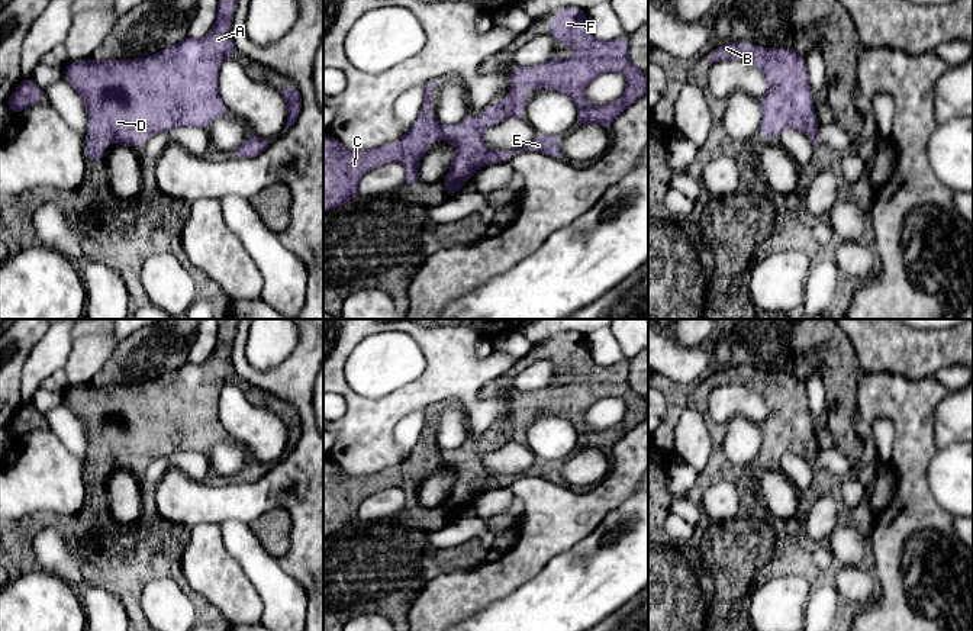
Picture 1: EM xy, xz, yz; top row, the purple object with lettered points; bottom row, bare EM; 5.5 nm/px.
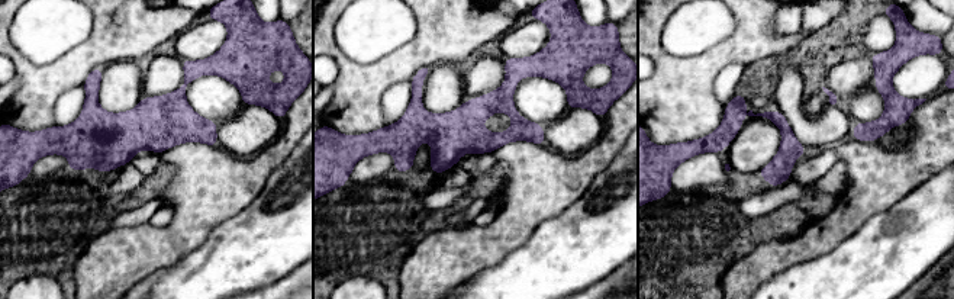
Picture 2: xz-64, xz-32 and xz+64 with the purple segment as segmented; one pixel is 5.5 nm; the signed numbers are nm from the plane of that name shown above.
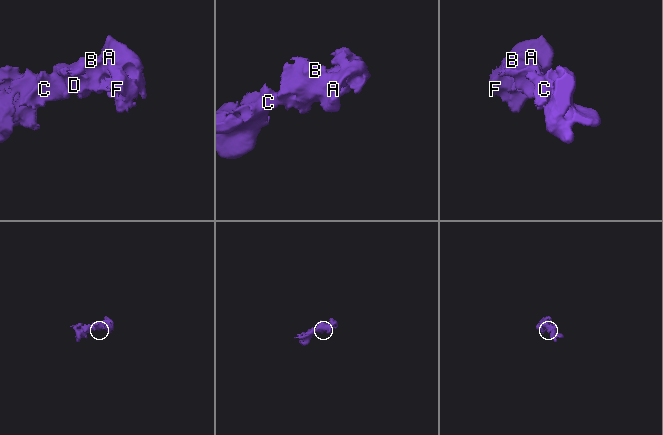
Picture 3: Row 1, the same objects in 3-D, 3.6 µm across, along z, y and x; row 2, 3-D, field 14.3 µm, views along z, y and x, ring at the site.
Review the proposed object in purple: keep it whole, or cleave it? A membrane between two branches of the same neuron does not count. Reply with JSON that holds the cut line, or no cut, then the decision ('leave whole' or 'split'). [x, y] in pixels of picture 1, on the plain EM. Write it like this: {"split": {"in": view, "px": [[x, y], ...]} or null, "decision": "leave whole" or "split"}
{"split": null, "decision": "leave whole"}

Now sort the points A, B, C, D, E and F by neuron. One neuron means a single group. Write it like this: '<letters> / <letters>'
A B C D E F

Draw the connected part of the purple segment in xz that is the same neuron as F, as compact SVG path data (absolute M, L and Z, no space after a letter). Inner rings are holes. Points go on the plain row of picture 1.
M566 332L564 335L560 335L558 341L554 345L548 347L547 351L550 354L550 360L554 361L558 367L568 368L574 373L573 382L568 384L558 384L554 382L548 387L541 389L538 392L531 392L531 393L516 392L516 393L510 395L509 396L509 400L512 403L510 418L502 426L499 426L494 431L490 431L483 440L480 440L477 442L470 441L468 444L464 444L461 448L457 448L457 450L434 448L432 447L432 424L434 424L434 413L438 411L438 408L434 408L434 409L426 411L423 432L416 444L416 448L412 451L410 455L405 457L405 460L394 467L384 469L384 470L374 473L374 474L370 474L370 476L348 476L342 471L342 469L338 464L335 464L329 460L323 461L323 538L329 537L331 534L334 534L342 528L347 528L349 525L355 525L360 505L371 493L376 493L378 490L384 490L387 487L403 489L406 493L406 509L409 512L415 512L419 506L418 489L422 484L423 479L428 476L431 466L434 463L436 463L438 466L451 467L457 471L457 479L452 483L451 493L444 503L444 511L445 511L448 522L452 522L458 516L458 514L465 506L471 505L473 499L476 496L479 496L480 493L483 493L486 489L509 487L519 477L537 476L541 479L561 483L561 477L558 474L561 463L558 463L558 461L545 461L542 458L537 458L534 466L525 474L522 474L522 476L499 476L499 477L489 474L483 466L481 455L484 453L496 453L496 451L499 451L499 447L502 444L510 444L510 442L525 444L525 432L528 428L526 419L532 412L535 412L535 413L545 412L545 413L560 416L560 418L570 421L577 431L577 447L576 447L574 453L579 453L579 451L586 450L586 448L599 448L599 450L608 453L625 434L628 434L632 428L639 425L645 419L645 416L648 415L648 403L645 402L642 395L638 395L629 386L629 363L622 361L622 363L612 364L612 366L596 364L592 360L592 355L589 352L589 345L586 342L586 337L579 334L579 332ZM608 396L618 396L626 402L626 406L628 406L626 416L615 428L605 429L605 431L590 431L586 426L584 413L595 402L597 402L599 399L608 397Z

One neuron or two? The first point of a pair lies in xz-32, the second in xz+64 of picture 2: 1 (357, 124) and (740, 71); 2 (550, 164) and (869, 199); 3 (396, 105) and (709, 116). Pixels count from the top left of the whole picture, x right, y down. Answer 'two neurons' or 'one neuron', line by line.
1: two neurons
2: one neuron
3: two neurons

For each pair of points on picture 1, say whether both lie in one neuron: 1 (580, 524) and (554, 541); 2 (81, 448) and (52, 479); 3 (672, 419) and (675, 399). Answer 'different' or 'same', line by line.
1: same
2: different
3: same

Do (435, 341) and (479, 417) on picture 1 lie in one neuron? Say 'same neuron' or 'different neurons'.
same neuron

